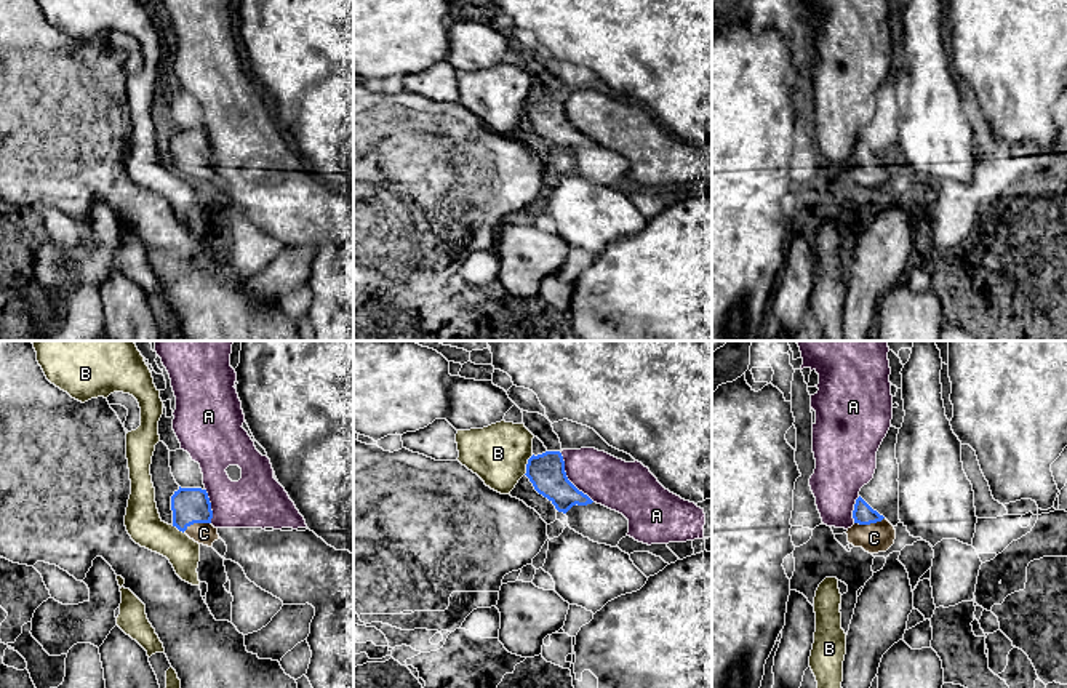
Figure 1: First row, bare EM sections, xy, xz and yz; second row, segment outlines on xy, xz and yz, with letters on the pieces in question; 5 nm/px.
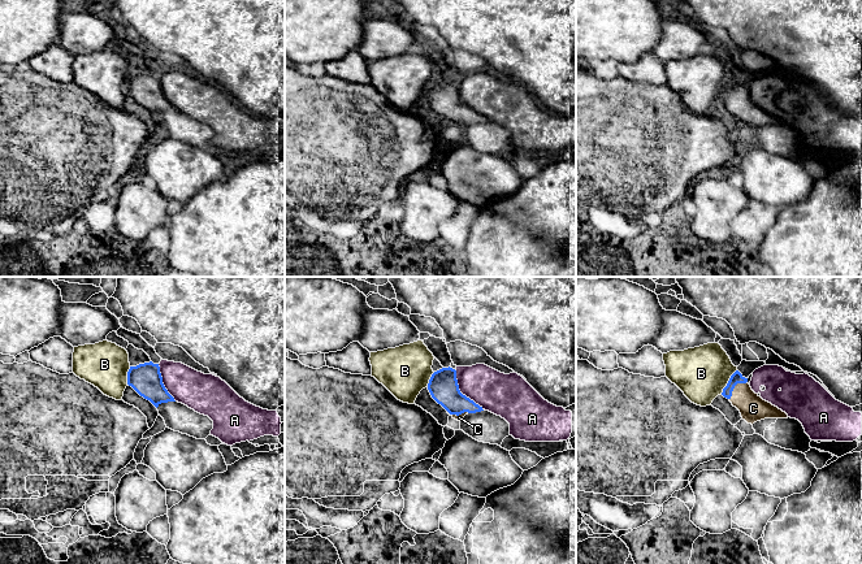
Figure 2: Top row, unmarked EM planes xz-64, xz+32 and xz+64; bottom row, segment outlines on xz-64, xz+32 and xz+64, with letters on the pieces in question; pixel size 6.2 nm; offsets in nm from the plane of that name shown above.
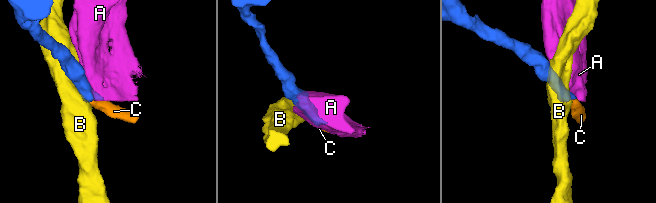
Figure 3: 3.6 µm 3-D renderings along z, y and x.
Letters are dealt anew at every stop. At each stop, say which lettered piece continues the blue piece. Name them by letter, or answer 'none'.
C

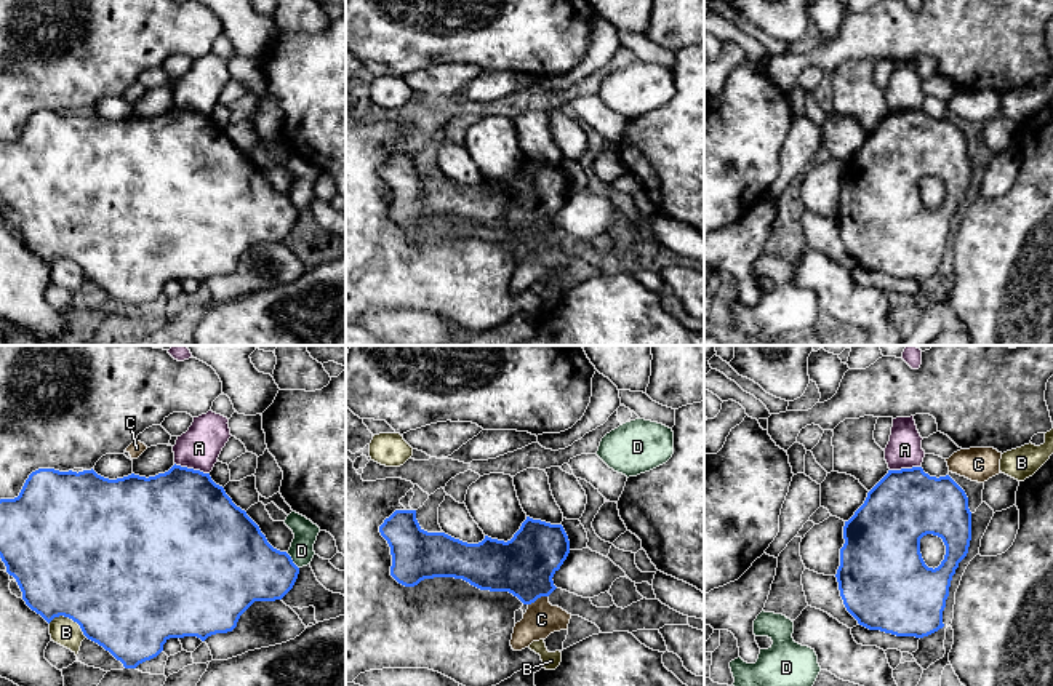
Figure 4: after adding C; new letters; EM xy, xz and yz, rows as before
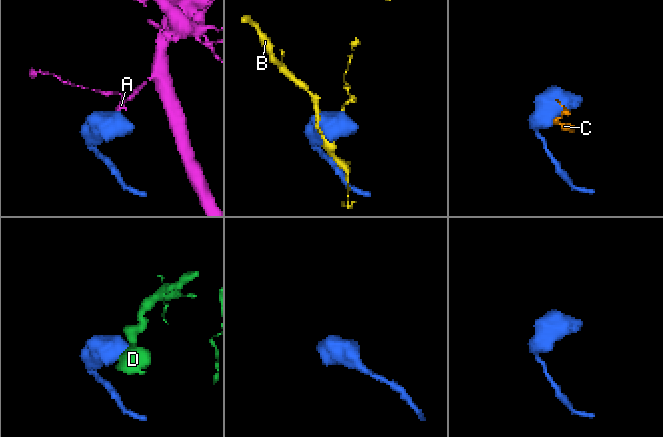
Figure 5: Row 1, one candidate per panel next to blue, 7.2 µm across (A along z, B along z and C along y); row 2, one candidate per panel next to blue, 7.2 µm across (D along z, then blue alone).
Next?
none

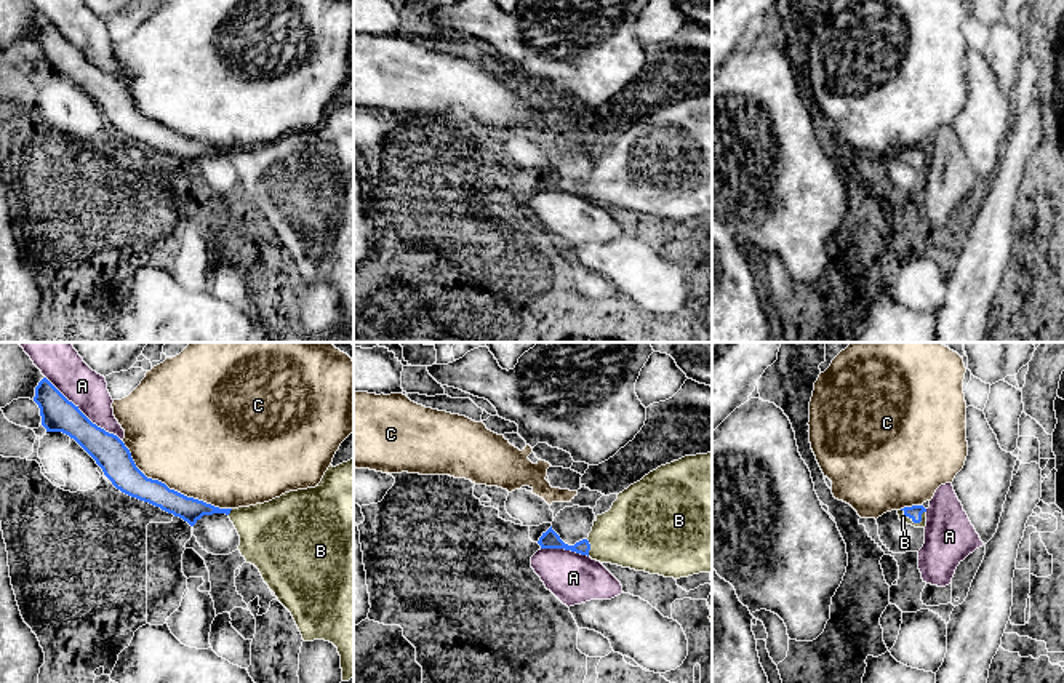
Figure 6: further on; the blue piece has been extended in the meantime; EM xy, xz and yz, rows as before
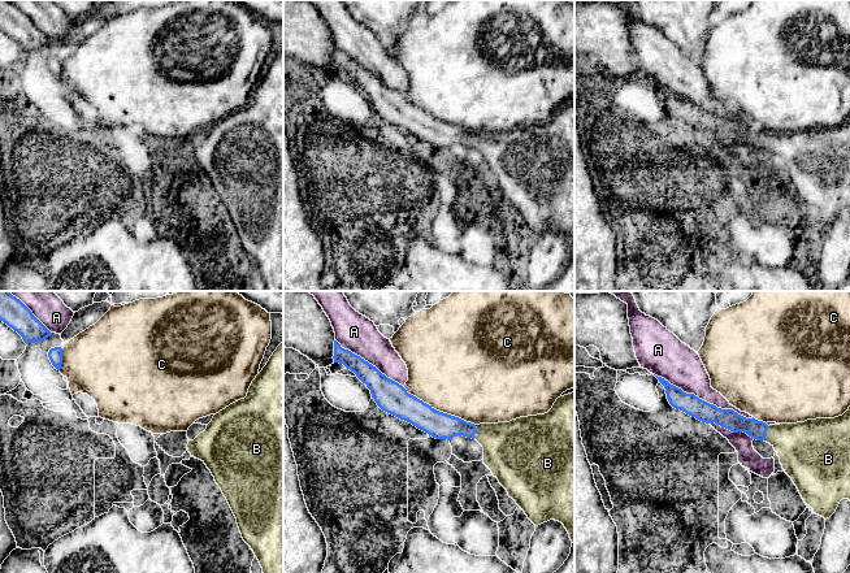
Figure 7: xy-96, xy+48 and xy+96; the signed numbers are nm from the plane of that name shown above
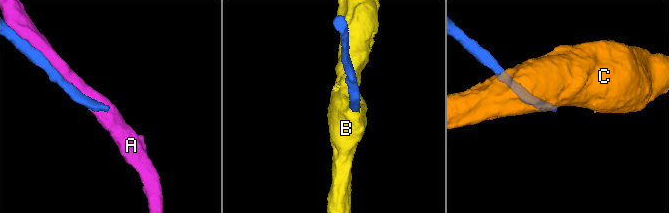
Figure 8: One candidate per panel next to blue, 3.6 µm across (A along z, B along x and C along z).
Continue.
B

